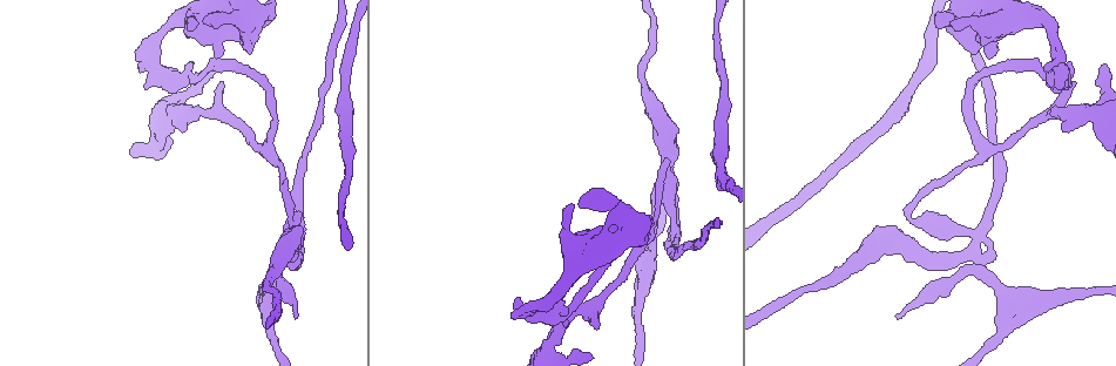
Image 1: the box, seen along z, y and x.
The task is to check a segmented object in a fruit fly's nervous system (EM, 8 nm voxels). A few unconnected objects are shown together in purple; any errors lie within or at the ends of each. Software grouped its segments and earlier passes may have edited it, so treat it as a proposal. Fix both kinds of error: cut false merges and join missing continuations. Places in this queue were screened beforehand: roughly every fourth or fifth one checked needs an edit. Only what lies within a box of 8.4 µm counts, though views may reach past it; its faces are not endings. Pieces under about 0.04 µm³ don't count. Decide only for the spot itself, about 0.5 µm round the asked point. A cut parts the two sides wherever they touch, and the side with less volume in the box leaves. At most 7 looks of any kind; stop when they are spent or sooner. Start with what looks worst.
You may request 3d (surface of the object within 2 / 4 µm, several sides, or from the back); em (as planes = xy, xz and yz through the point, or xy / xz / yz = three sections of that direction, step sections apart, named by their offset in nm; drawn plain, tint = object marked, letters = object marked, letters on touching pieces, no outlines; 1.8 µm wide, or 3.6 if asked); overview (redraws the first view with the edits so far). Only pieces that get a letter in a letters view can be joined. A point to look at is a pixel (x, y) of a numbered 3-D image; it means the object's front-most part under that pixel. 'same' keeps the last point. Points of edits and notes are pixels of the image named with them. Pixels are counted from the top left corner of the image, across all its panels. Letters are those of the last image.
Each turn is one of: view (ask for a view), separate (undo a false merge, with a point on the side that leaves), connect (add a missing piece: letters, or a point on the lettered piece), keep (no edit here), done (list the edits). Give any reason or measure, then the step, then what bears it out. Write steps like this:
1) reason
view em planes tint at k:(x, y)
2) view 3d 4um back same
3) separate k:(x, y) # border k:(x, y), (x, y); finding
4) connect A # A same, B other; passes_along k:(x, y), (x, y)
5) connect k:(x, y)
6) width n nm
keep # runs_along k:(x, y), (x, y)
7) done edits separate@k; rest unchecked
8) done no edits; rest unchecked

two arms in line, one across
view 3d 4um at 1:(974, 236)

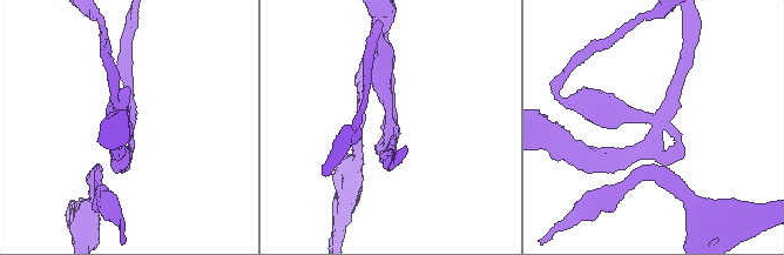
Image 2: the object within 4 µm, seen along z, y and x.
view em planes letters at 2:(390, 128)

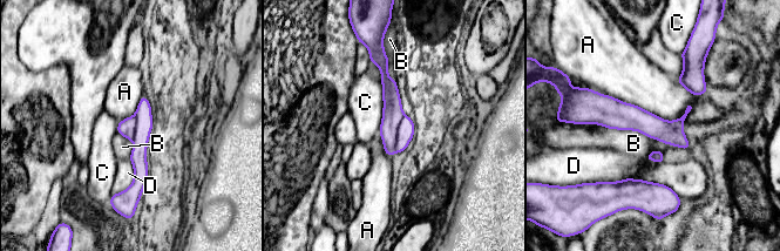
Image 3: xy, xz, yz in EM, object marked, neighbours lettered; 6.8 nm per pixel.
keep # A other, B other, C other, D other; border 3:(591, 88), (665, 120), (692, 108); continuous, no second neuron

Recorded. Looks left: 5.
thick turns thin
view em planes letters at 1:(569, 306)

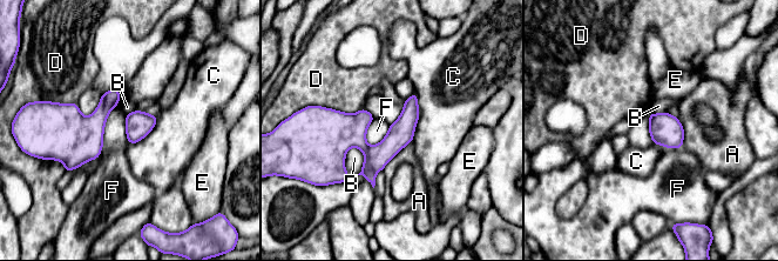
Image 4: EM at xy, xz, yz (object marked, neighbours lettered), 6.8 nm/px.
width 180 nm
keep # A other, B other, C other, D other, E other, F other; all the same neuron

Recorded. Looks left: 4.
view em planes letters at 1:(268, 305)

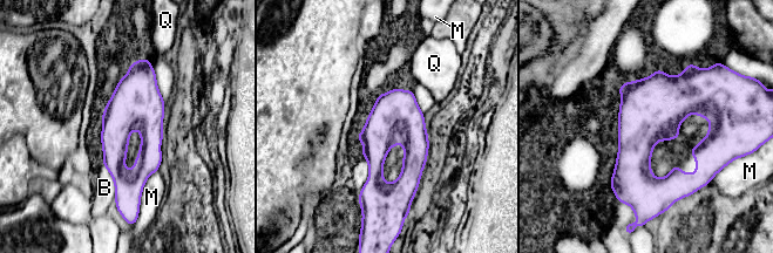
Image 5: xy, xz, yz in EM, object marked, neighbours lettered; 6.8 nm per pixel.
keep # B other, M other, Q other; border 5:(103, 164), (114, 183), (115, 199); one neuron here

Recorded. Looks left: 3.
done no edits; rest unchecked

